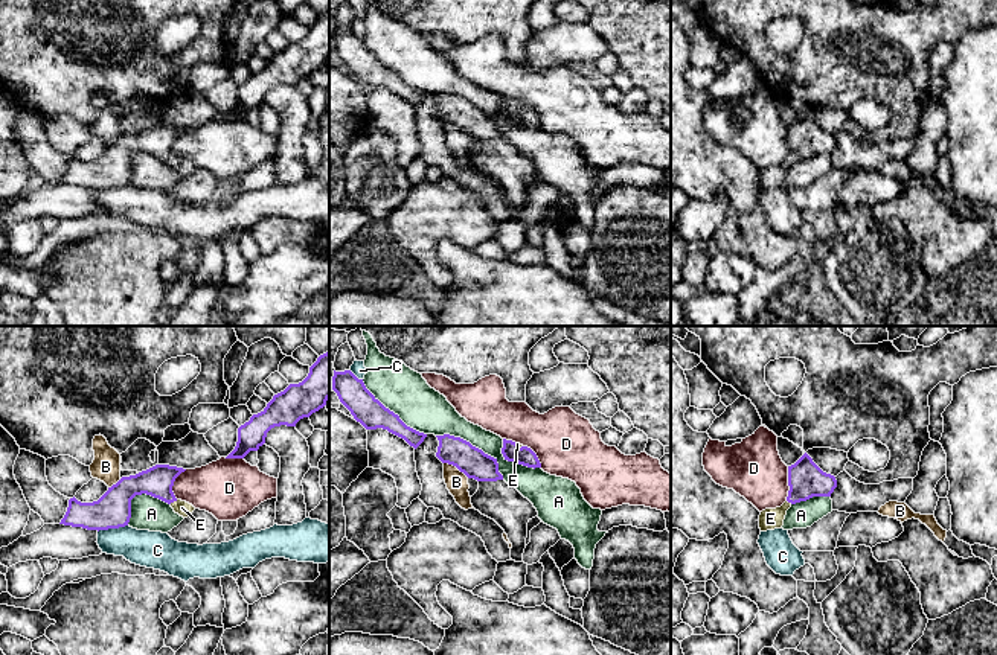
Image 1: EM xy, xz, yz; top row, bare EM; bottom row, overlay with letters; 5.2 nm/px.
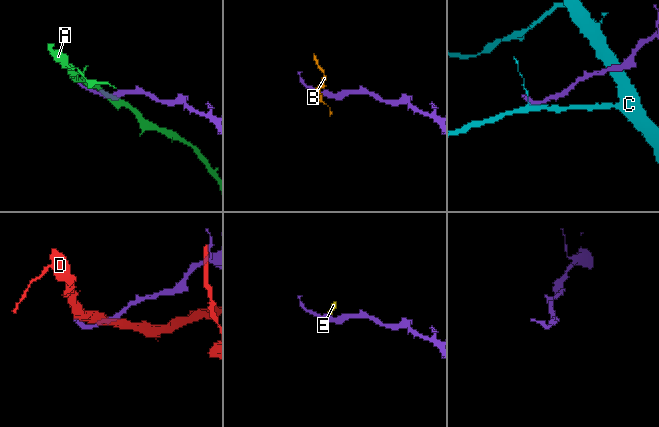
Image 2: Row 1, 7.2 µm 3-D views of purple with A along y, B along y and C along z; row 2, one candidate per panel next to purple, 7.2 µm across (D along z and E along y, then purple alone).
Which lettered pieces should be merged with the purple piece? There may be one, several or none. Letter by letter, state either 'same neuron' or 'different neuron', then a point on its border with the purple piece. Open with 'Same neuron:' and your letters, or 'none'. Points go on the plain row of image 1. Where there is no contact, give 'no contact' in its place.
Same neuron: E
A: different neuron | xz (474, 105)
B: different neuron | xz (456, 125)
C: different neuron | xy (112, 186)
D: different neuron | yz (788, 142)
E: same neuron | xy (173, 160)

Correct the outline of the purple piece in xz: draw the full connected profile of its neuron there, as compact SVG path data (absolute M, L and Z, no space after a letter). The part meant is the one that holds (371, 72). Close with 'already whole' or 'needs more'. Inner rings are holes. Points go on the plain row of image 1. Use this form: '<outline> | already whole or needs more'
M351 29L335 30L332 49L340 61L351 70L354 78L366 88L383 87L404 97L415 108L424 101L427 93L407 85L398 73L386 67Z | already whole

